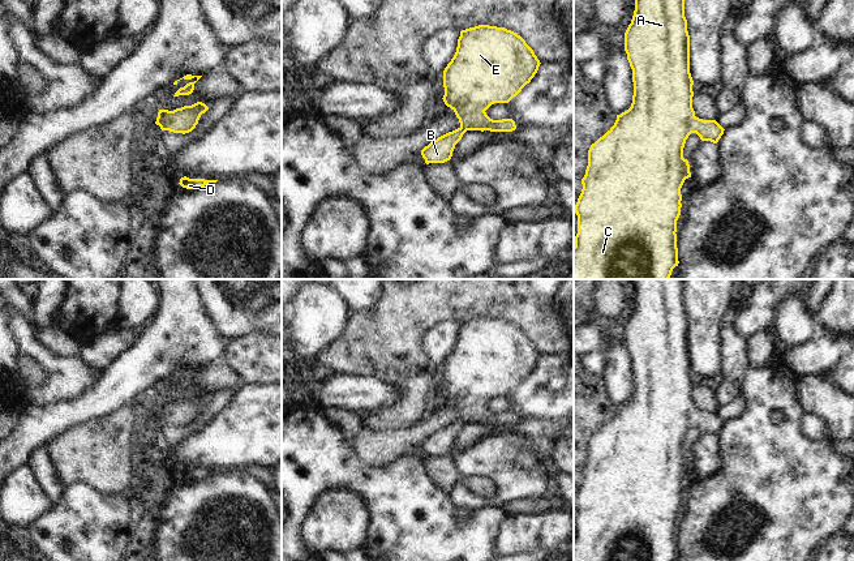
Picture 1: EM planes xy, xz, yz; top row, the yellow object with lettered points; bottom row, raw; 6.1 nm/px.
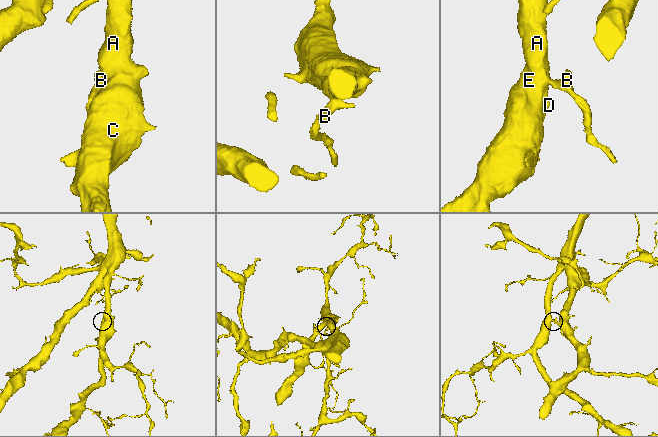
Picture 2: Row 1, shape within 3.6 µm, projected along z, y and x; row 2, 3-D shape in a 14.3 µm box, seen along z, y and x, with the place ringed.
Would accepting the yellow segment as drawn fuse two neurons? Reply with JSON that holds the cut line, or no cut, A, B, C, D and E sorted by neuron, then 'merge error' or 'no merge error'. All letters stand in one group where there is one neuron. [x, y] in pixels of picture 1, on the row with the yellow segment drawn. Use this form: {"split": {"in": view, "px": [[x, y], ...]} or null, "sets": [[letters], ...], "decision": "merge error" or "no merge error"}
{"split": null, "sets": [["A", "B", "C", "D", "E"]], "decision": "no merge error"}

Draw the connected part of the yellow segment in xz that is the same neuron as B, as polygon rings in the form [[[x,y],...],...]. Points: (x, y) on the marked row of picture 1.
[[[479,25],[460,31],[454,57],[443,70],[443,102],[459,119],[460,127],[432,141],[421,150],[425,163],[445,163],[451,159],[455,145],[467,130],[512,132],[512,119],[493,120],[486,110],[494,103],[508,103],[531,82],[540,60],[525,40],[505,27]]]

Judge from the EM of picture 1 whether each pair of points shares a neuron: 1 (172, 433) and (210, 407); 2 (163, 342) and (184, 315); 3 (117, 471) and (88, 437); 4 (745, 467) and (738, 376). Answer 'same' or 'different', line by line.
1: same
2: same
3: same
4: same

